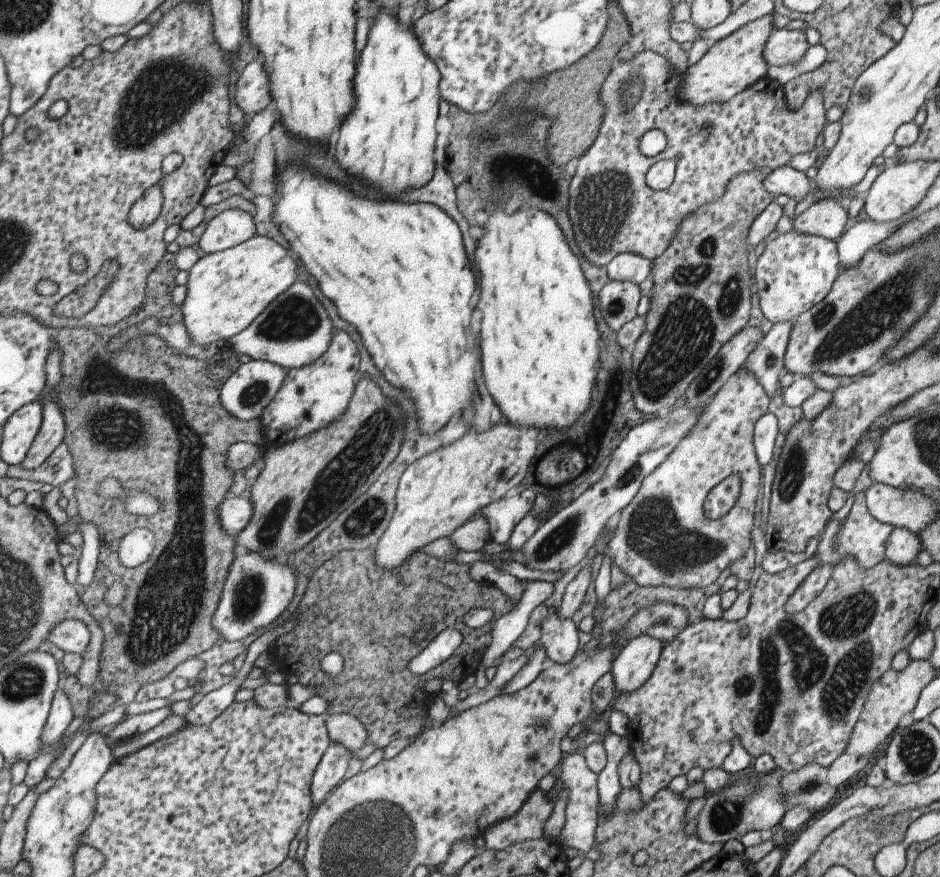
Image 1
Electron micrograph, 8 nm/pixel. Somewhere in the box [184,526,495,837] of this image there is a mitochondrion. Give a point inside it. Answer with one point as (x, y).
(248, 591)

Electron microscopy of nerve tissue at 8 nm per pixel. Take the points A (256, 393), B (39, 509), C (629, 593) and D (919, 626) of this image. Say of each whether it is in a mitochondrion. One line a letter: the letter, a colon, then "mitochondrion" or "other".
A: mitochondrion
B: other
C: other
D: other

